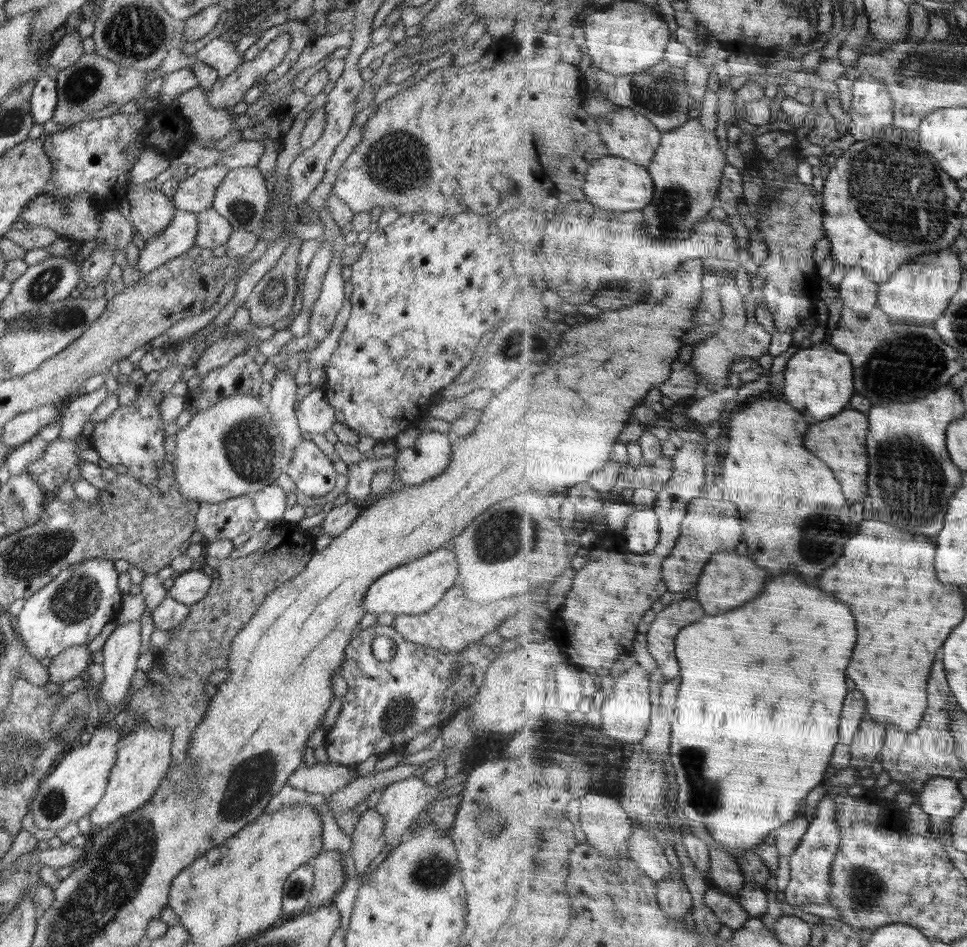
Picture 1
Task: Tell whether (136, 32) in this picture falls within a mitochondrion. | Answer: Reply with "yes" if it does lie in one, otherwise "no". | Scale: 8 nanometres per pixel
yes

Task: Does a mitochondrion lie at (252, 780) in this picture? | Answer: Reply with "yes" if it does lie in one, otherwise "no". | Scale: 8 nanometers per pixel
yes

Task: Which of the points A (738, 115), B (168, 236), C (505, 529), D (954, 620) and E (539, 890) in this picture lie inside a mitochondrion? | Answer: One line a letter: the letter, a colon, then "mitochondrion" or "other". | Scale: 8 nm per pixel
A: other
B: other
C: mitochondrion
D: other
E: other

